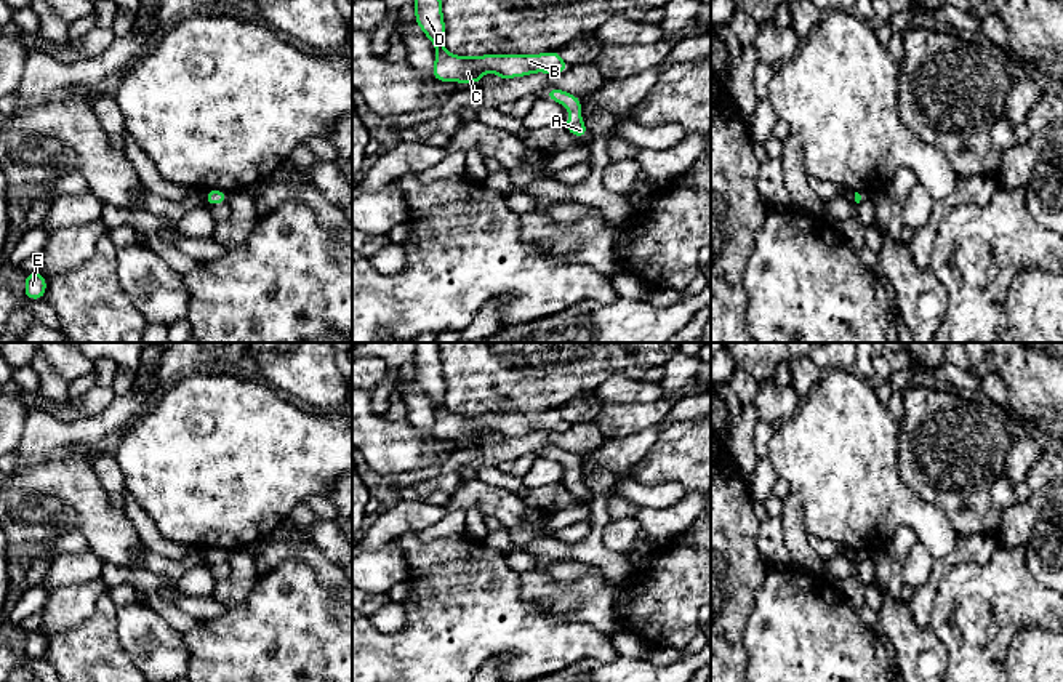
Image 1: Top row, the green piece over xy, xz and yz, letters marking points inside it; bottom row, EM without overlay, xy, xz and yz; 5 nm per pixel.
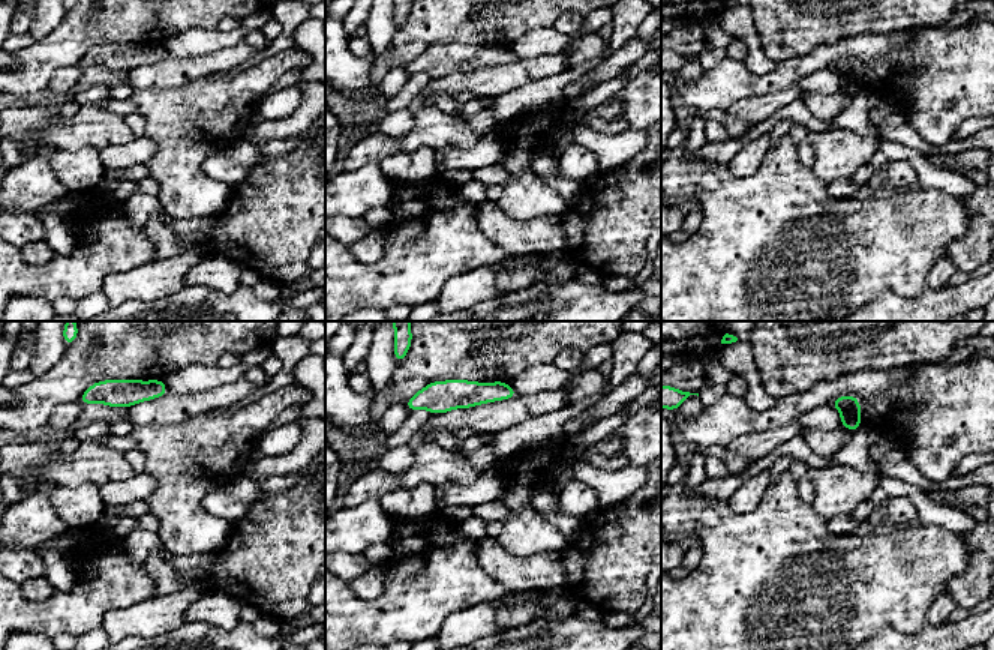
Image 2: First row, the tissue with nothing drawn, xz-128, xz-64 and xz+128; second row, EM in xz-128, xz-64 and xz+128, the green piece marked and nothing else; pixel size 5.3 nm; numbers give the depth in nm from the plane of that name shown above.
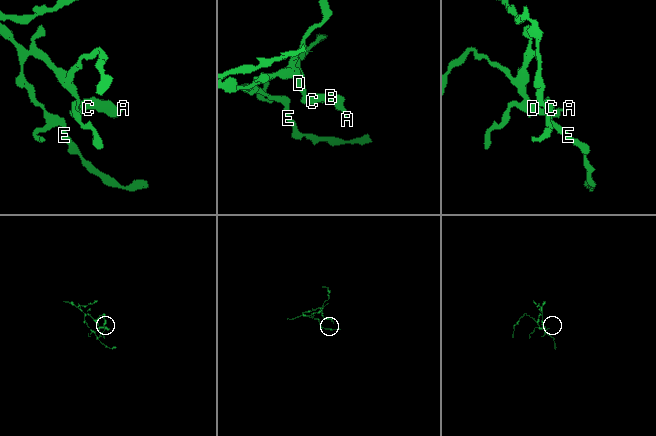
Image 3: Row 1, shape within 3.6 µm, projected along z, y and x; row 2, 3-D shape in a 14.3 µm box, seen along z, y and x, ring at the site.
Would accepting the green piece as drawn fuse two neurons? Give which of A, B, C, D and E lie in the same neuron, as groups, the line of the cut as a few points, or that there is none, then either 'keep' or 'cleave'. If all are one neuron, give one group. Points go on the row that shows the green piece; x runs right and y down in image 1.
A B C D E; no cut; keep

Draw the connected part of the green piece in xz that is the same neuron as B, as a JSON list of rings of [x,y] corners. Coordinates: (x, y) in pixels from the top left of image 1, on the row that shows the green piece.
[[[415,0],[415,18],[419,29],[434,43],[435,64],[431,75],[439,82],[480,83],[487,70],[501,80],[535,72],[565,74],[568,64],[557,51],[541,54],[483,54],[456,56],[443,48],[445,21],[440,0]]]

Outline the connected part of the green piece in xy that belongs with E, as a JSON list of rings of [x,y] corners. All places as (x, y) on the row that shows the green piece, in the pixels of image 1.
[[[38,272],[26,274],[24,296],[27,299],[43,299],[46,291],[46,279]]]

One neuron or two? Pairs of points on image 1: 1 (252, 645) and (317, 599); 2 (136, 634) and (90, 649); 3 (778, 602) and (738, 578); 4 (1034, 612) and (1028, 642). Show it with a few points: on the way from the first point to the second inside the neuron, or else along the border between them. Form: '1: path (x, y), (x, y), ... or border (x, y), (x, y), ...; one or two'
1: path (268, 644), (279, 637), (301, 615); one
2: border (117, 607), (117, 641), (135, 665); two
3: border (769, 569), (754, 594), (754, 609), (746, 625); two
4: border (1046, 628), (1025, 626), (1010, 642), (1007, 653); two

